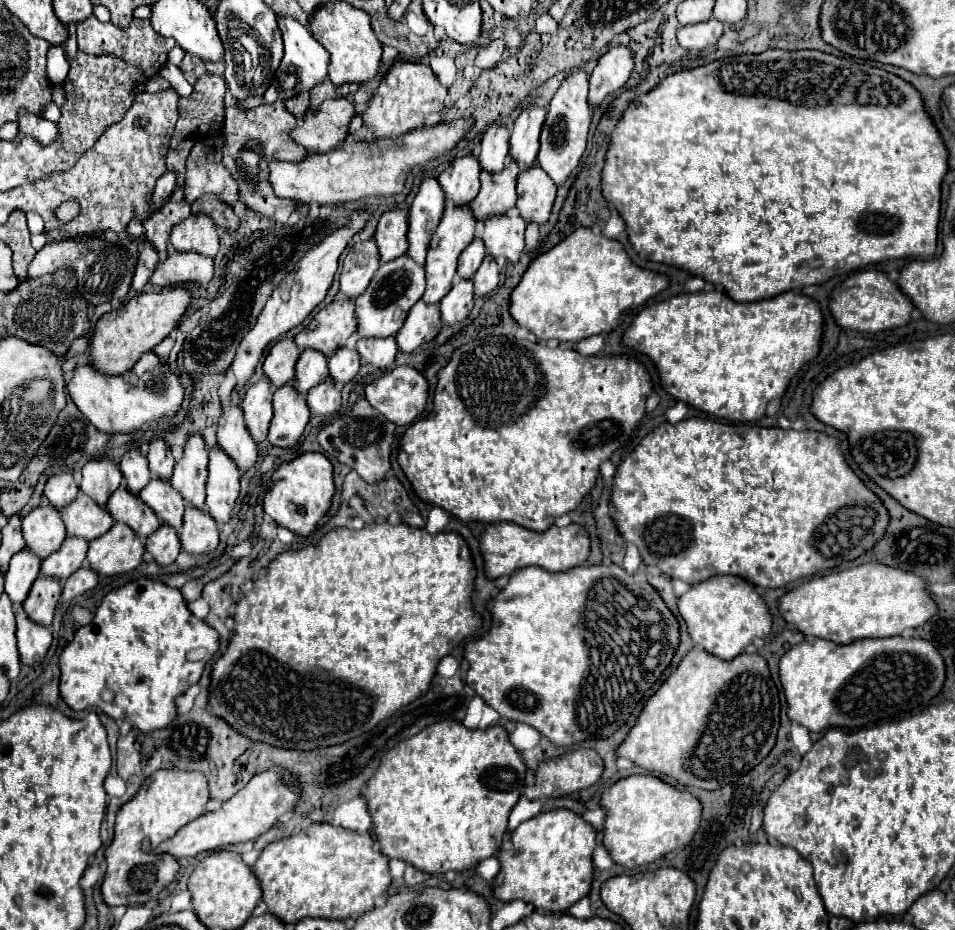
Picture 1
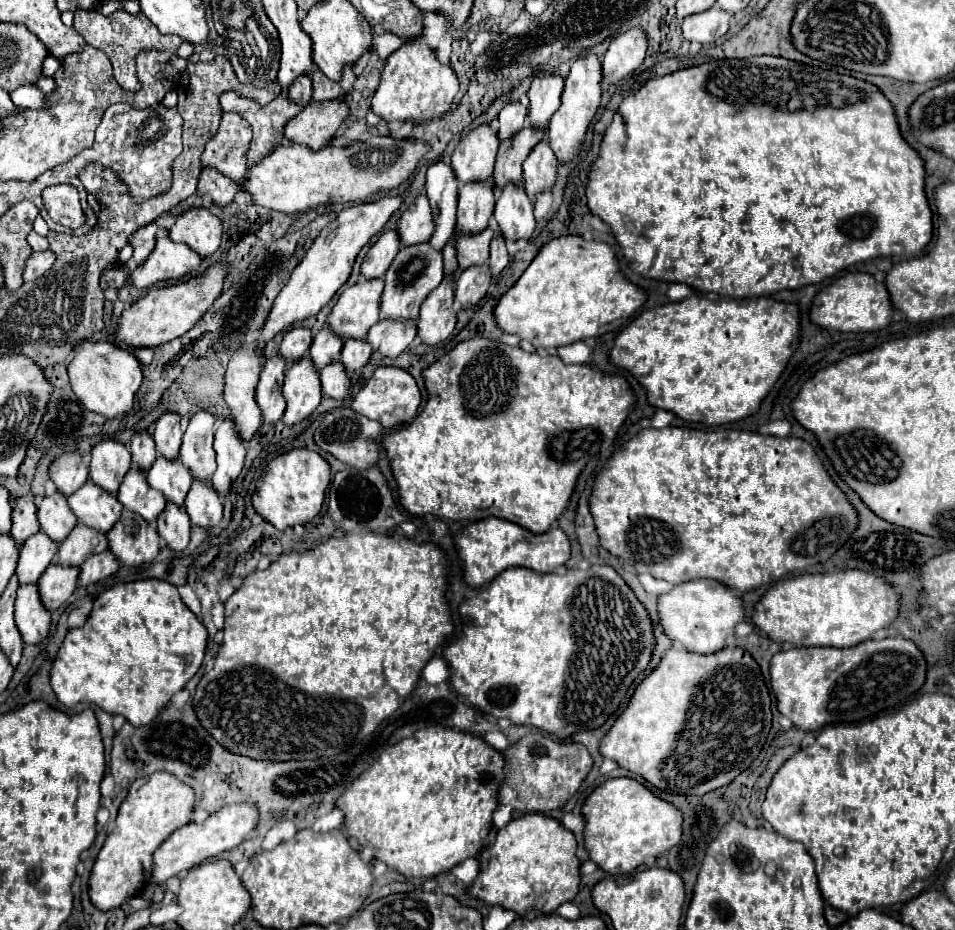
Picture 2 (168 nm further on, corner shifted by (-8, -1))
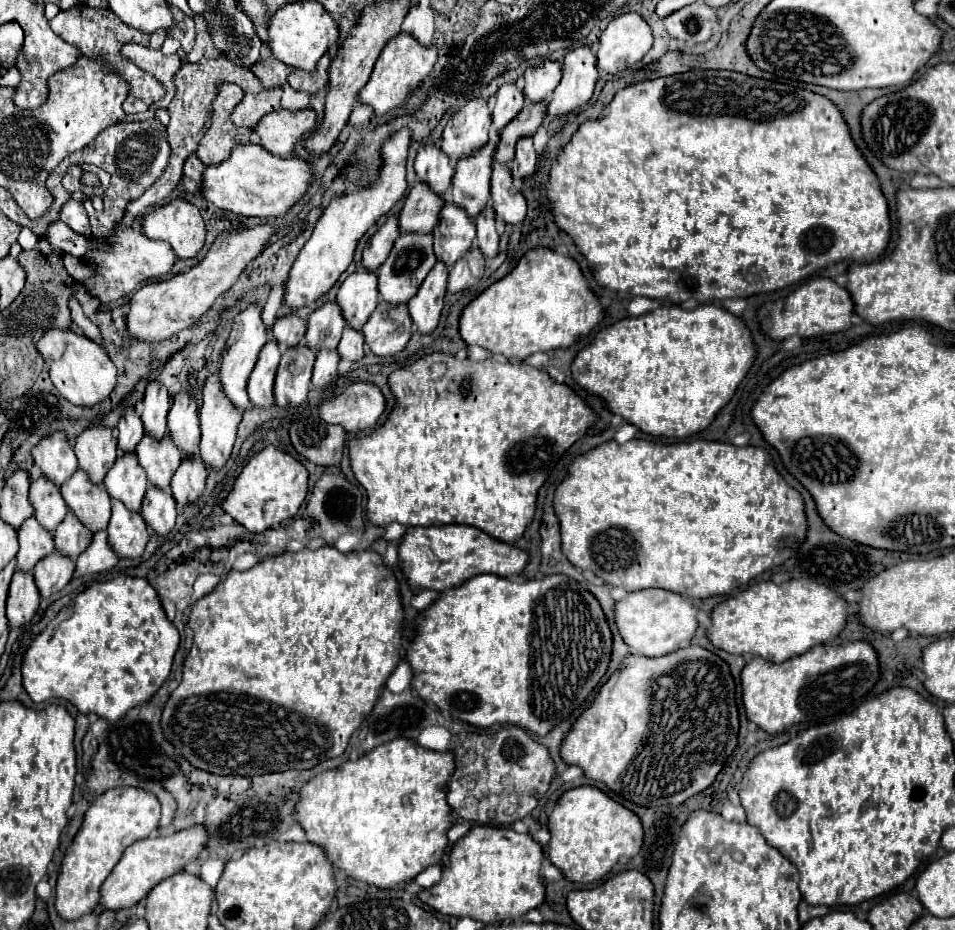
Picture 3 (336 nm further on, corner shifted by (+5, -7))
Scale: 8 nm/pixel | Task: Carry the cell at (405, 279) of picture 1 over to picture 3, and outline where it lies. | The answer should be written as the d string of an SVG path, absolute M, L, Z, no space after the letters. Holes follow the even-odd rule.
M399 235L387 261L381 265L377 279L379 279L379 295L381 301L389 305L405 305L417 293L421 283L425 281L427 273L437 263L433 253L433 235Z

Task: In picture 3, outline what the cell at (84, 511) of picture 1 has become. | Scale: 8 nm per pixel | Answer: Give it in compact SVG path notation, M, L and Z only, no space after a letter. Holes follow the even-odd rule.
M77 469L77 473L67 479L61 487L61 495L69 511L93 533L107 527L111 517L111 499L103 487L97 487L89 477Z

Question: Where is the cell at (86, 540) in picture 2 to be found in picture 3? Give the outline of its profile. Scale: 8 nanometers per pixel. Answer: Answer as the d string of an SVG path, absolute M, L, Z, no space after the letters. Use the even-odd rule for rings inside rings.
M67 513L61 525L55 529L53 539L55 539L55 549L59 553L77 559L91 545L93 533L87 527L83 527L73 513Z

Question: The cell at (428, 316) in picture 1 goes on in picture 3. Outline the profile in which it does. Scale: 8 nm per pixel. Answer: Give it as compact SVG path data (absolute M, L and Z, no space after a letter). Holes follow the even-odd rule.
M437 263L423 281L423 285L419 287L417 295L409 301L409 315L415 331L431 335L437 329L443 311L445 283L447 283L447 267L443 267L443 263Z

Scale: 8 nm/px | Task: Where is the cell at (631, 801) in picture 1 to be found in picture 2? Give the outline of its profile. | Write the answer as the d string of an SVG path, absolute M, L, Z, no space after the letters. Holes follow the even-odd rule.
M606 779L600 787L596 787L582 805L582 817L586 821L584 825L584 847L588 851L590 861L594 861L600 869L604 869L610 875L622 875L634 871L638 865L644 863L646 857L656 857L660 853L666 853L680 841L680 813L672 809L666 801L652 795L644 785L640 785L634 779Z

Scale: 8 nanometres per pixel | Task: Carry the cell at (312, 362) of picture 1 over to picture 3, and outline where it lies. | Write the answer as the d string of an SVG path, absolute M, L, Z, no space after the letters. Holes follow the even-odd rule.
M325 303L309 315L305 345L311 349L317 347L317 349L335 351L341 339L343 327L345 327L345 321L341 317L337 303Z

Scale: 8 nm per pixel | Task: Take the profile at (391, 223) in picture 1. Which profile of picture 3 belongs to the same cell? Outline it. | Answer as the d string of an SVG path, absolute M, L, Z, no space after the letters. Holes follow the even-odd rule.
M417 183L403 203L399 213L401 233L429 235L439 221L439 211L443 207L443 197L435 195L425 183Z

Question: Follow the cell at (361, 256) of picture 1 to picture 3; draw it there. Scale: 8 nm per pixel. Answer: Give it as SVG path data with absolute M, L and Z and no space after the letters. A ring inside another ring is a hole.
M389 217L389 219L387 219L387 225L383 225L383 227L369 239L367 247L363 249L363 263L361 263L363 269L365 269L365 271L377 271L377 269L385 263L385 259L387 259L391 247L393 247L393 241L395 241L397 237L399 237L397 217Z

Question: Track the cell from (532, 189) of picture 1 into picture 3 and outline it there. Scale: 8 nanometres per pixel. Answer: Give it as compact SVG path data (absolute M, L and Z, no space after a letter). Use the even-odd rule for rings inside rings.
M521 139L517 143L517 151L515 151L515 161L511 163L511 173L515 179L525 179L529 175L535 173L535 165L537 165L537 151L533 147L533 139Z

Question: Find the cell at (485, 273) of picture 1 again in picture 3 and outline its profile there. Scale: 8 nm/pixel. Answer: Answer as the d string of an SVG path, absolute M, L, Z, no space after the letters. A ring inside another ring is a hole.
M487 205L479 213L475 225L477 225L477 247L483 251L485 259L495 259L499 251L499 235L495 231L495 213L491 205Z

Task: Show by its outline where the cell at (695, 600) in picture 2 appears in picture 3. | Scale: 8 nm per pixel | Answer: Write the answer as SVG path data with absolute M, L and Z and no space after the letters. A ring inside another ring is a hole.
M665 589L635 591L635 593L629 593L625 599L617 601L615 605L619 631L625 643L631 647L631 653L639 653L647 657L669 655L671 651L691 645L691 639L699 629L697 613L699 613L699 607L693 601Z

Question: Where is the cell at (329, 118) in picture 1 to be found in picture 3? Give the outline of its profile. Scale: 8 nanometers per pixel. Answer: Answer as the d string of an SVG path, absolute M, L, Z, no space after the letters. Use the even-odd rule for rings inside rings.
M299 109L299 111L273 111L265 115L255 133L261 139L261 145L279 157L291 157L293 149L299 141L309 137L317 129L317 113L313 109Z

